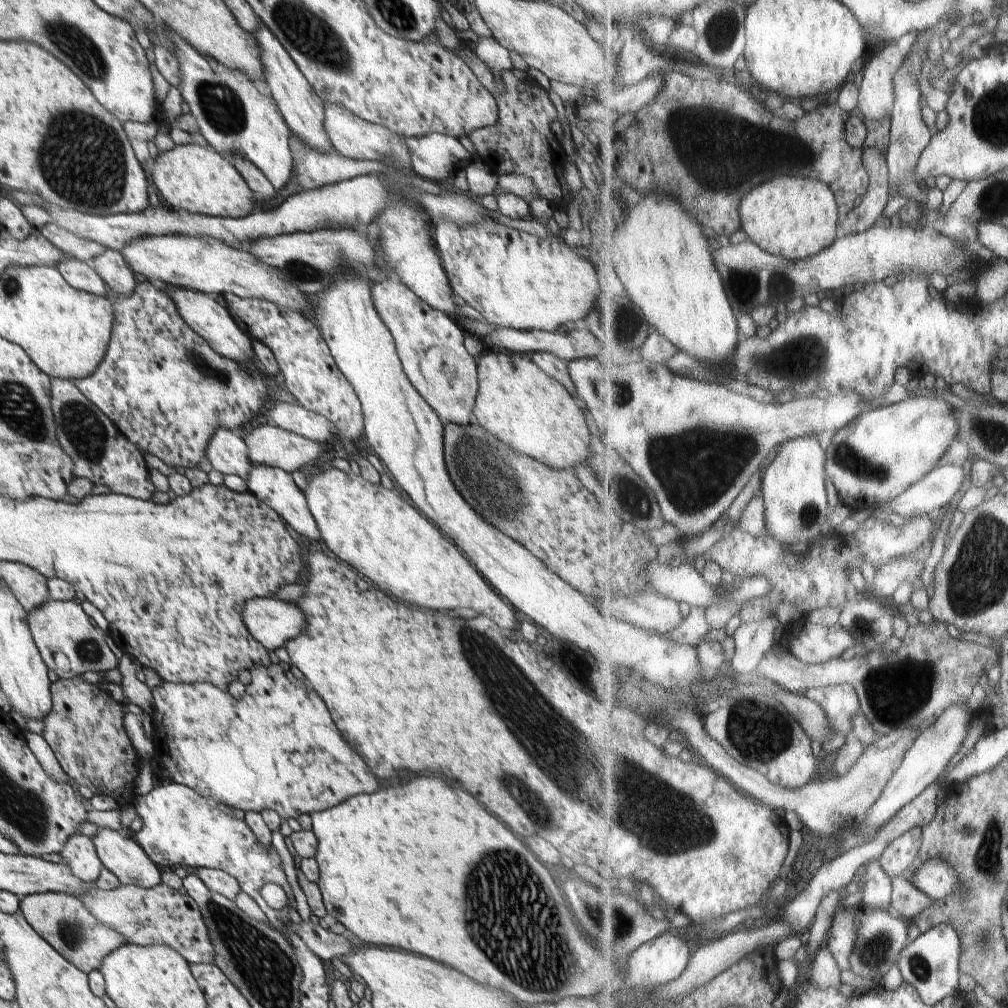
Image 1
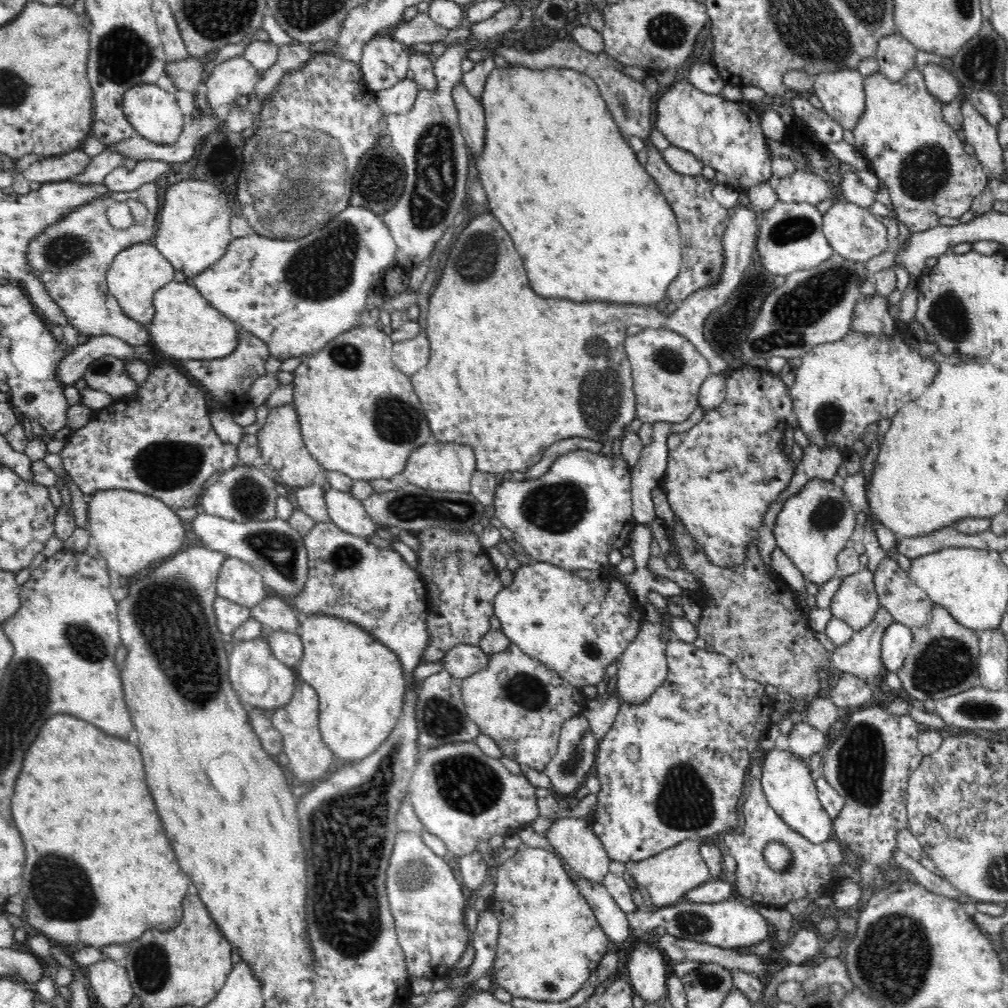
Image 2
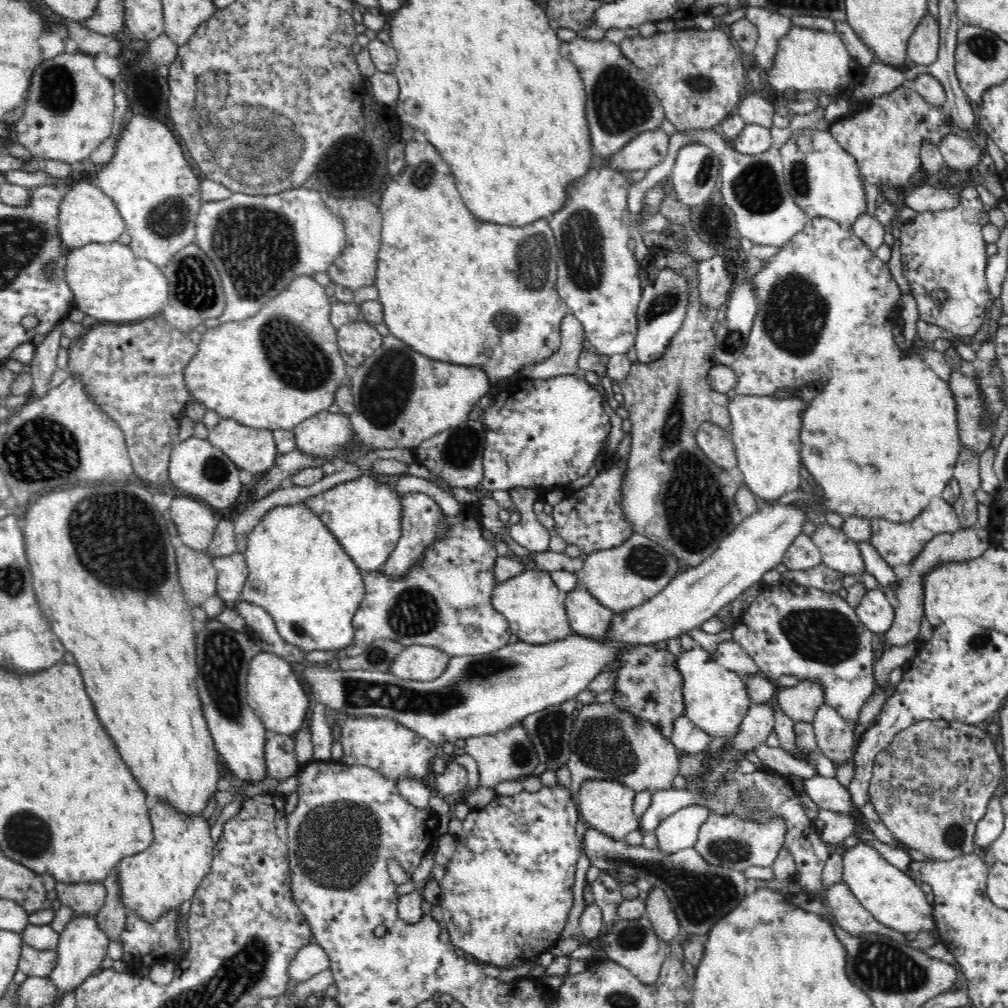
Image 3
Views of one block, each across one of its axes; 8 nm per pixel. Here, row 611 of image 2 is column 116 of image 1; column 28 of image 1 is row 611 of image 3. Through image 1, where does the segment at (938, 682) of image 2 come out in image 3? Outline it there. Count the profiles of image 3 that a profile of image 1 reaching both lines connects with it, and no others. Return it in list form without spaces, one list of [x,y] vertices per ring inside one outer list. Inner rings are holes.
[[[976,528],[962,529],[955,534],[937,535],[930,543],[921,550],[920,554],[912,561],[910,566],[910,574],[903,580],[898,581],[892,591],[890,597],[893,601],[893,609],[895,617],[892,626],[884,633],[886,646],[908,646],[910,643],[918,643],[918,634],[920,634],[920,622],[924,618],[924,576],[938,564],[942,562],[966,562],[966,560],[974,560],[978,556],[982,556],[988,548],[993,546],[991,539],[991,531]]]

